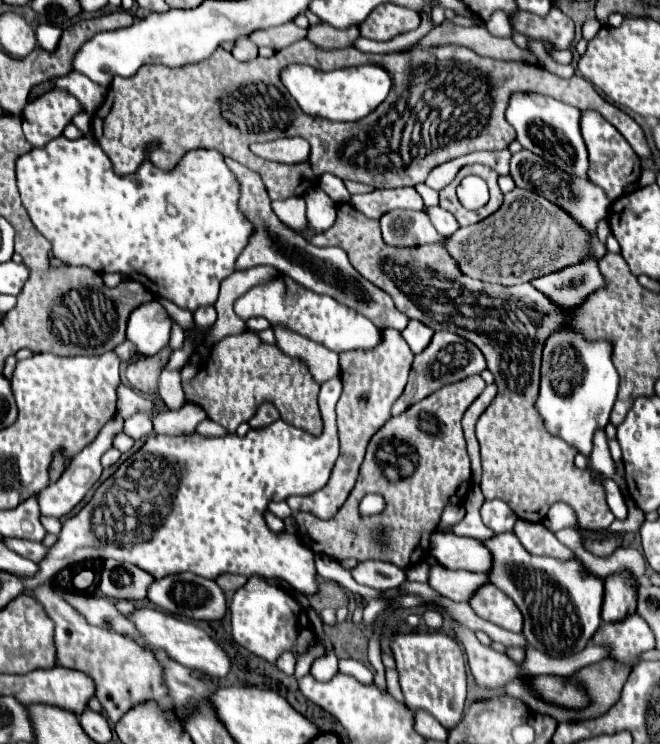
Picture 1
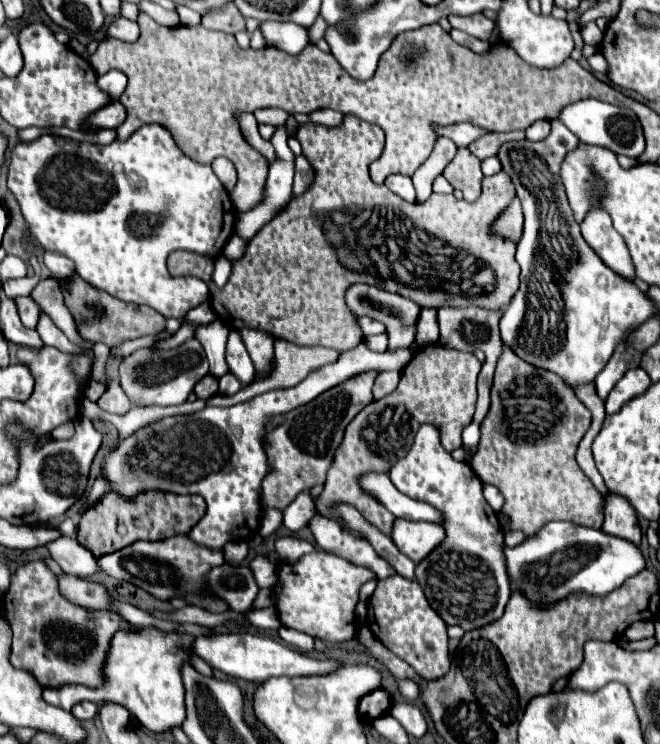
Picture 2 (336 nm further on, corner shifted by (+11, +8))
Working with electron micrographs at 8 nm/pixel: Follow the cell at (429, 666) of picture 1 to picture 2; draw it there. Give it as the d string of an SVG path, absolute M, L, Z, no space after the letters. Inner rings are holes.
M389 576L385 580L379 580L373 596L367 602L367 624L371 628L371 632L391 650L395 652L401 660L405 660L407 664L413 666L413 670L425 678L425 680L437 680L441 678L447 670L449 670L449 650L447 650L447 626L445 622L437 616L437 612L429 606L429 602L425 600L423 590L419 588L419 584L415 580L405 580L403 576Z

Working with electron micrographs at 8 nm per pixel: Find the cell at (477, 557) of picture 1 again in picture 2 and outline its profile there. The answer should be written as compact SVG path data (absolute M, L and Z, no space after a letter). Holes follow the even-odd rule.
M395 520L391 538L405 556L413 562L421 562L445 538L445 532L433 522Z

